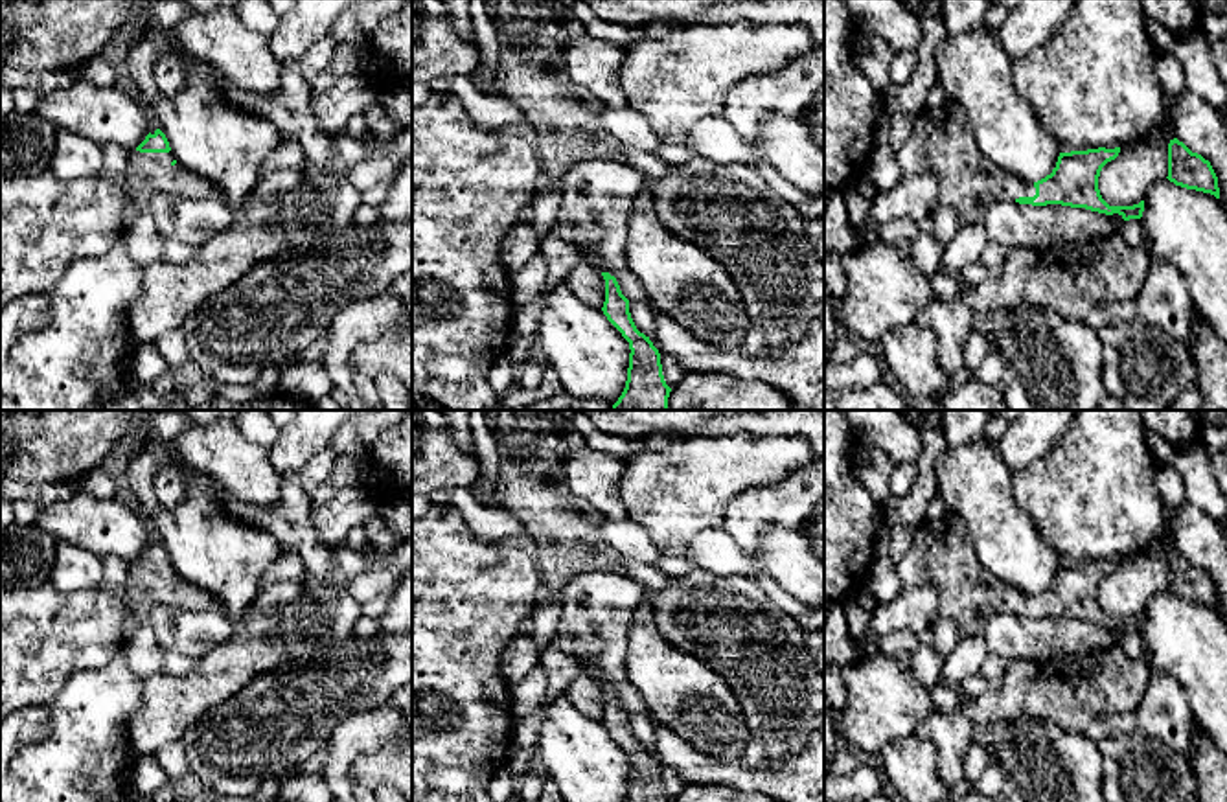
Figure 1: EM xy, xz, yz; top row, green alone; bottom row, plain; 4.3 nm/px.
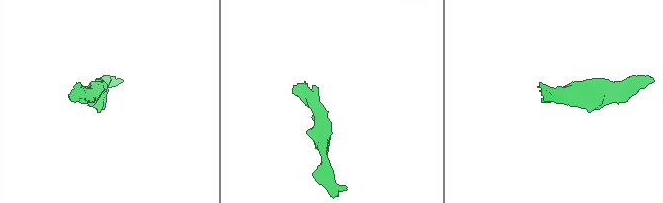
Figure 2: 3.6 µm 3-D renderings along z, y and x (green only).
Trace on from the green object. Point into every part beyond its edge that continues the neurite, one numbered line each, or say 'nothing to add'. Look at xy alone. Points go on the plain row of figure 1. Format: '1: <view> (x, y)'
1: xy (146, 587)

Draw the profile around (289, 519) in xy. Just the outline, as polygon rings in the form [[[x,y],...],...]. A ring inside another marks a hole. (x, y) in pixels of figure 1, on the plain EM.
[[[287,471],[281,475],[281,487],[276,504],[267,508],[250,506],[235,498],[226,487],[215,484],[221,506],[237,521],[261,528],[276,537],[281,550],[296,552],[307,578],[324,583],[340,579],[335,561],[335,548],[326,546],[315,530],[311,495],[302,487],[300,475]]]

